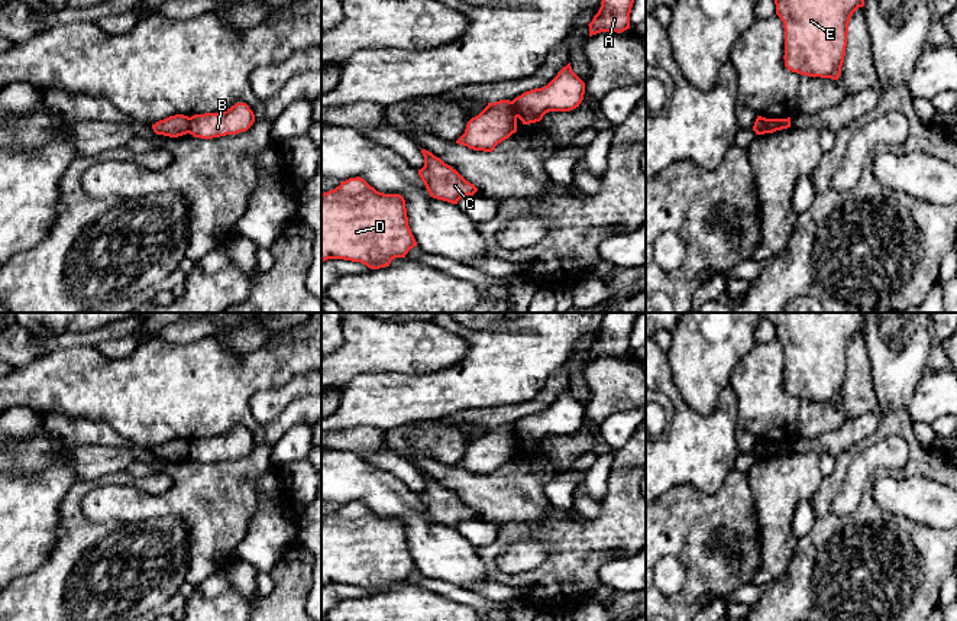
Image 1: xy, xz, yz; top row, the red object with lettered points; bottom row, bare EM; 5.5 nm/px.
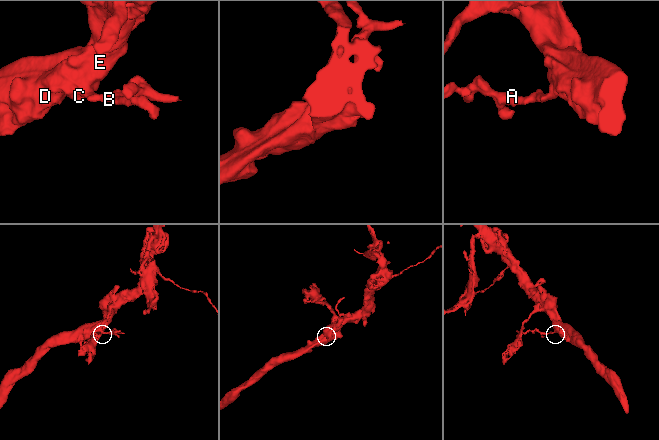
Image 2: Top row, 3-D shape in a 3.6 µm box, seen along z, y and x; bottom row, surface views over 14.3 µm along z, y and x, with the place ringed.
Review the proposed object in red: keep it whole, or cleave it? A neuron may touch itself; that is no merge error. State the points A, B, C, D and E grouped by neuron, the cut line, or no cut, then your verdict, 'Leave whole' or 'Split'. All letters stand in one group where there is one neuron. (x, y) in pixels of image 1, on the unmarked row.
Groups: A B / C D E. Split along xy (190, 442), (187, 456). Split

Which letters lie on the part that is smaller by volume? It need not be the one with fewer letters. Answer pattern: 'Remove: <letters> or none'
Remove: A, B

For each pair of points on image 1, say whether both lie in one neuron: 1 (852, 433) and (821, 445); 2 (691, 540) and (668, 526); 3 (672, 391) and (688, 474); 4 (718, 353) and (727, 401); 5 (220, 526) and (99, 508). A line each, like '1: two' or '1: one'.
1: one
2: one
3: one
4: two
5: one

